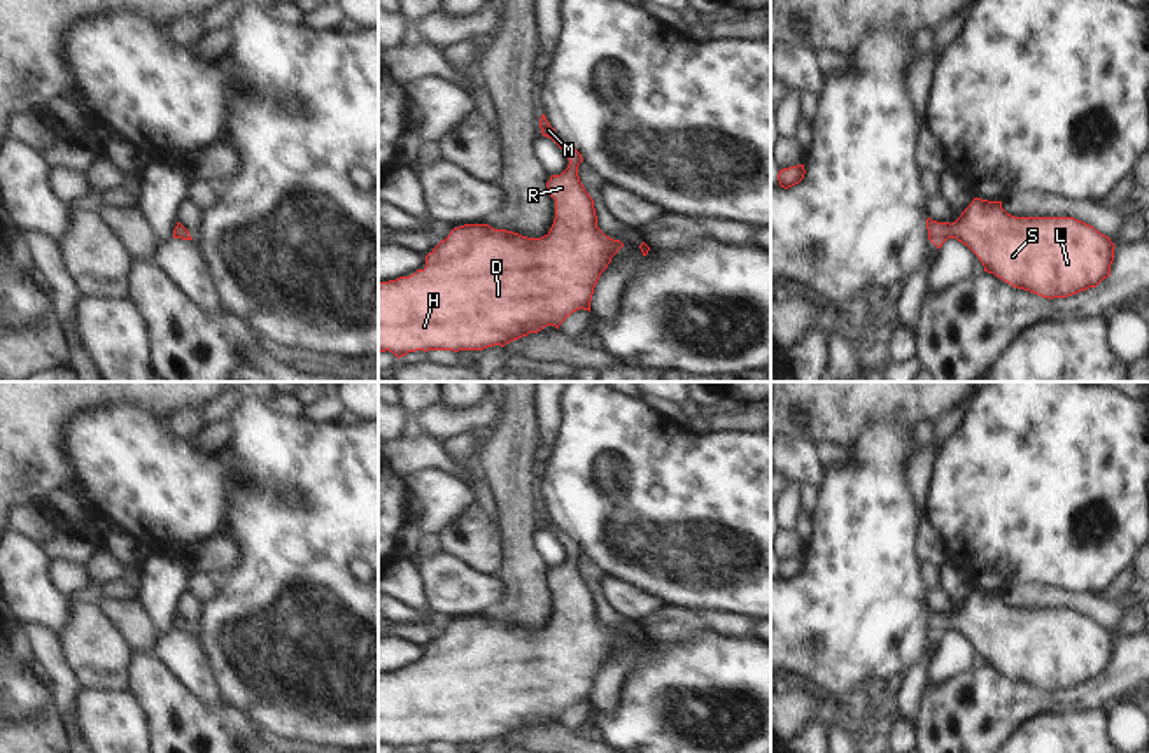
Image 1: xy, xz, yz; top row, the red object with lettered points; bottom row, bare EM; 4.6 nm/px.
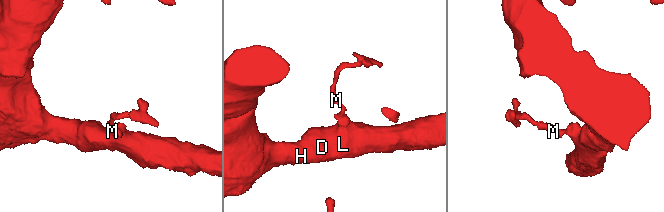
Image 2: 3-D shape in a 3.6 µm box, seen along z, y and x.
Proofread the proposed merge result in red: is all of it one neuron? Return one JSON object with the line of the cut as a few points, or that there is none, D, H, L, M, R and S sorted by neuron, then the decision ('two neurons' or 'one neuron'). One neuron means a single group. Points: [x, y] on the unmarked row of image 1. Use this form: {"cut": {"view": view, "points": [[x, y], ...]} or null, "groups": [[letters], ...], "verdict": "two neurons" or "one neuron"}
{"cut": null, "groups": [["D", "H", "L", "M", "R", "S"]], "verdict": "one neuron"}

